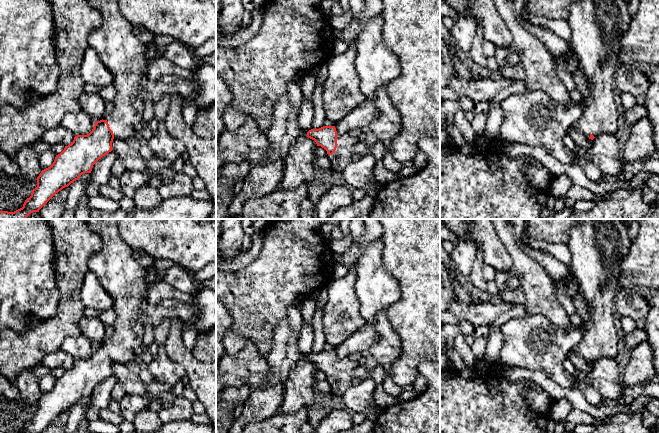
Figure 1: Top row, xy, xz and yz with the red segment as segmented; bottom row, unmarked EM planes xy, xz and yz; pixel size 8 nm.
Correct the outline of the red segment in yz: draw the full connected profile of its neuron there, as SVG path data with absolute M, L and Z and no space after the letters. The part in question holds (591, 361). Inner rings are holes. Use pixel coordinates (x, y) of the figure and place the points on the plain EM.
M578 219L572 226L567 244L571 252L570 270L578 281L591 320L583 322L585 333L575 351L586 362L593 364L603 358L615 359L618 336L614 325L614 305L619 290L620 265L629 253L628 227L623 219Z

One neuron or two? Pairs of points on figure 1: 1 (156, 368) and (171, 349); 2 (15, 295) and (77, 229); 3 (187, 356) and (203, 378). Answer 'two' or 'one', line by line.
1: two
2: two
3: one

